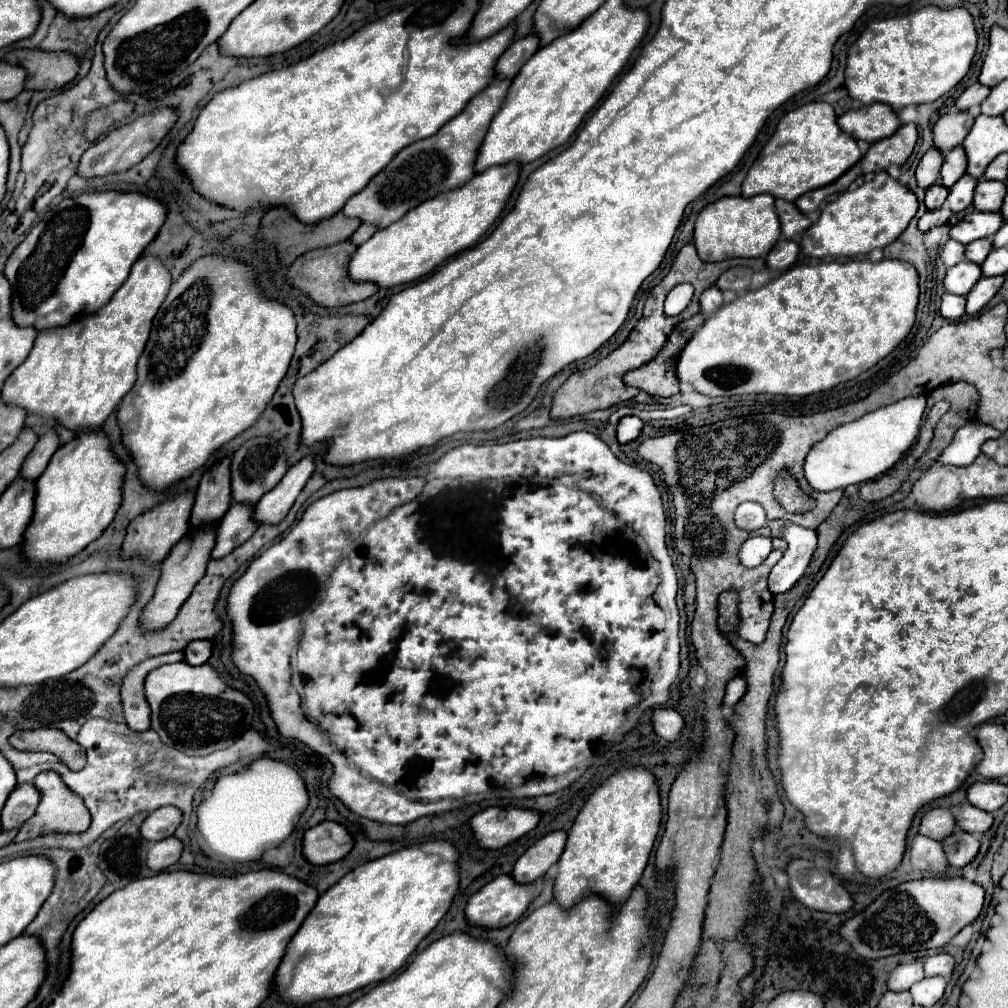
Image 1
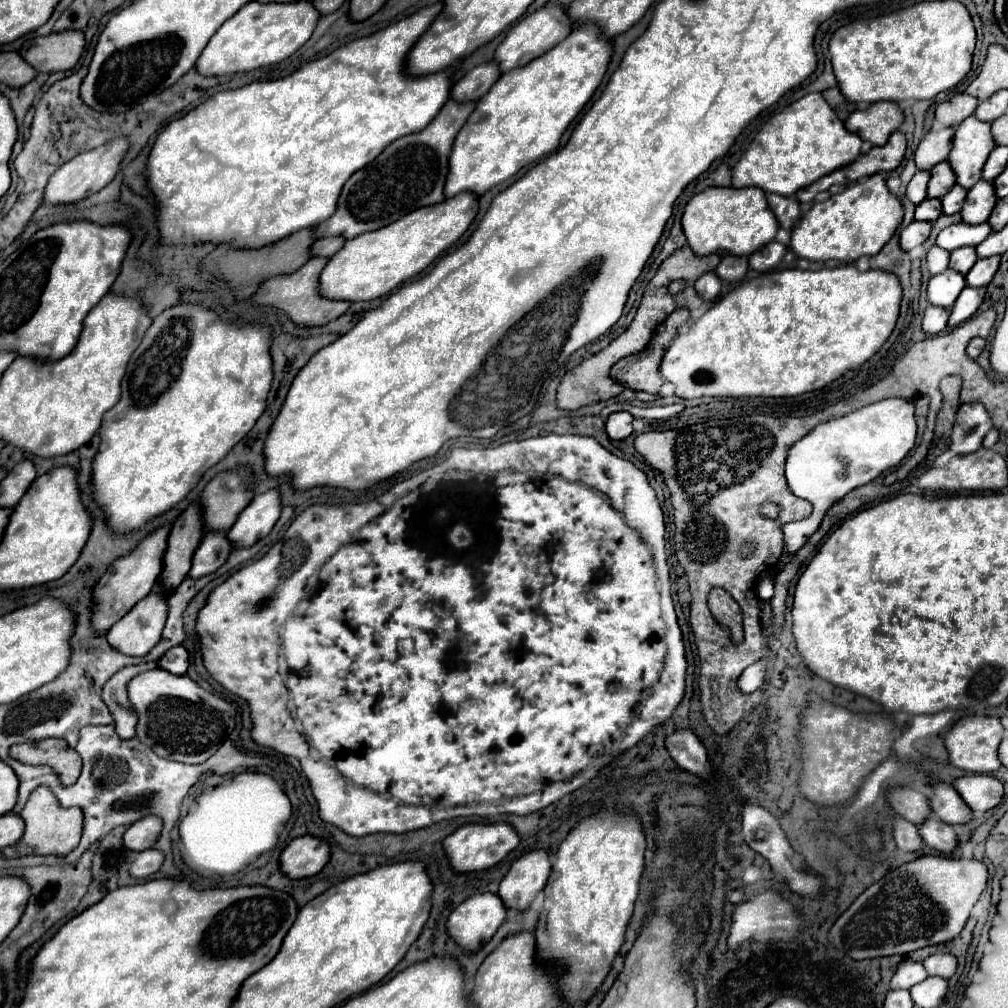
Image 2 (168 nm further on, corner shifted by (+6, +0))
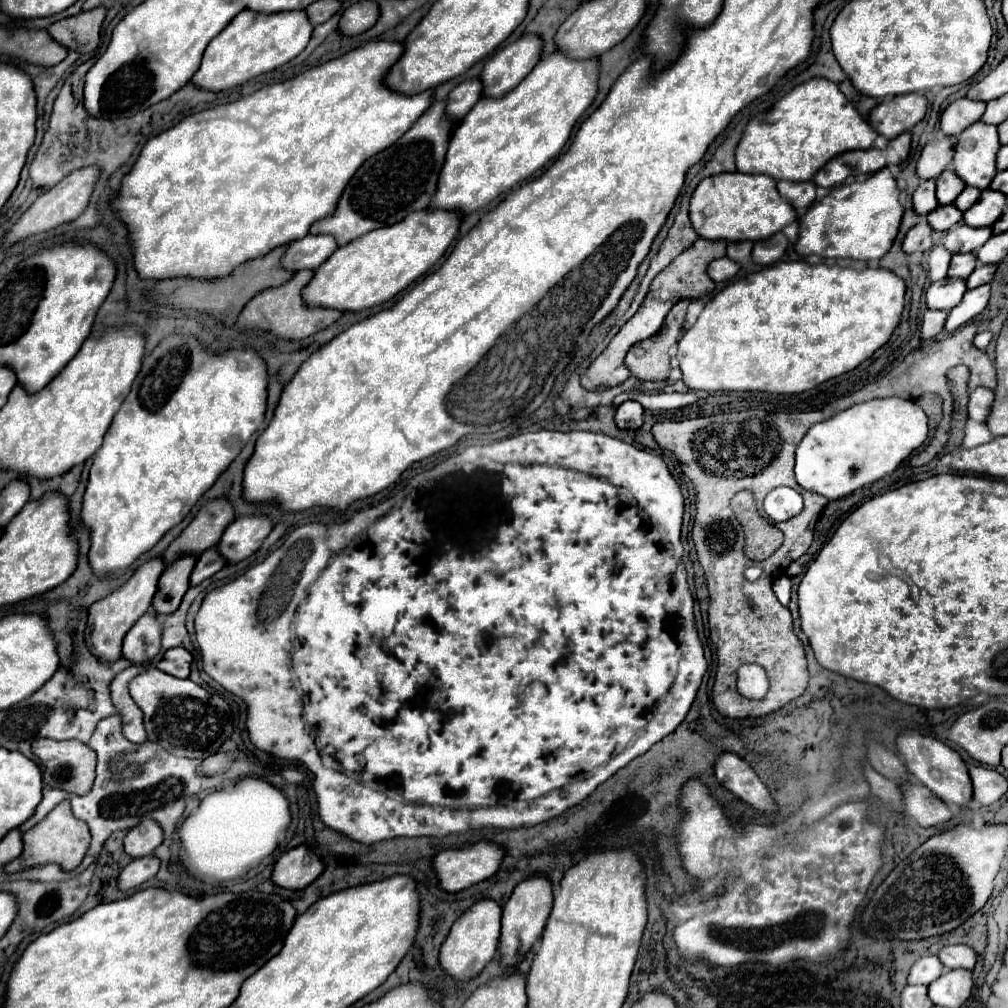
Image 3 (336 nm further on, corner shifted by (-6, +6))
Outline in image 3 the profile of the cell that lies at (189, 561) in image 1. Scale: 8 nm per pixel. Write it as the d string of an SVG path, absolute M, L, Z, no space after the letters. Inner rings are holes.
M149 610L123 640L123 658L135 666L149 666L161 648L161 624L159 618Z

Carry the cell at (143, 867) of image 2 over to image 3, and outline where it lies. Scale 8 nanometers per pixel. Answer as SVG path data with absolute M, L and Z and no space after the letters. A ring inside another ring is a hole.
M145 856L145 858L131 860L121 870L121 874L117 876L117 888L121 892L133 890L133 888L141 886L143 882L151 880L157 874L157 870L159 870L159 858L155 858L155 856Z

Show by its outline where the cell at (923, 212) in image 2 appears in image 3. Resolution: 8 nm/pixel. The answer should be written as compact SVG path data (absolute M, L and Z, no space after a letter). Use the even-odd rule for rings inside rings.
M949 204L949 206L939 206L931 214L927 214L927 222L935 232L947 232L957 222L961 222L961 216L963 214L953 204Z

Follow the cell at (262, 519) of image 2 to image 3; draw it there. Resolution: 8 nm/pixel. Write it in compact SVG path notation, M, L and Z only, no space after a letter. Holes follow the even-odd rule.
M267 516L237 518L223 532L223 538L217 544L217 550L227 560L227 564L237 564L249 558L255 550L259 550L261 542L269 536L271 530L273 530L273 524Z

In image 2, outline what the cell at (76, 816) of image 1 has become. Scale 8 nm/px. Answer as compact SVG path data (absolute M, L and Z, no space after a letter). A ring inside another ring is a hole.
M37 786L23 812L21 818L25 820L25 832L21 840L13 846L7 846L3 850L5 856L23 856L23 854L67 854L71 848L79 844L81 832L83 832L83 812L79 808L63 808L55 794L47 786Z

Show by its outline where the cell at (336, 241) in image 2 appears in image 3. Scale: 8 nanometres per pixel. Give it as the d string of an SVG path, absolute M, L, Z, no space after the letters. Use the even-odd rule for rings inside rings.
M307 234L305 238L293 240L293 242L287 244L287 250L285 250L283 258L281 258L281 266L285 270L291 270L291 272L315 270L335 250L337 250L337 242L329 234L323 234L323 236Z

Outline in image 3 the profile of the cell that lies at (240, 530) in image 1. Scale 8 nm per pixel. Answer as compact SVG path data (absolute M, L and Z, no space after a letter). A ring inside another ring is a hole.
M209 548L203 556L197 558L195 568L193 568L193 572L191 572L191 578L189 578L189 584L191 584L191 586L201 584L203 580L207 580L207 578L211 578L215 572L219 572L225 564L227 564L225 558L221 558L215 548Z

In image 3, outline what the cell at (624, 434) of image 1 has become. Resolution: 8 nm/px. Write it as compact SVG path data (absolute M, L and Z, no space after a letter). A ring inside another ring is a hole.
M623 402L619 408L617 408L617 414L615 414L615 422L619 428L627 428L627 430L637 430L641 428L643 420L643 406L639 402Z

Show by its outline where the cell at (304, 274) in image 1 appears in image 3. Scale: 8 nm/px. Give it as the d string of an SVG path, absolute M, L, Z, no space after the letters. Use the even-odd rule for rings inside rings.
M301 270L295 272L293 278L289 282L285 282L279 288L267 288L263 292L259 292L253 300L247 302L247 306L241 310L239 318L237 318L237 328L245 330L245 328L253 328L253 330L265 330L271 332L283 340L303 340L319 330L325 330L327 326L331 326L341 312L337 310L325 310L325 308L307 308L303 298L301 298L301 288L311 280L313 270Z

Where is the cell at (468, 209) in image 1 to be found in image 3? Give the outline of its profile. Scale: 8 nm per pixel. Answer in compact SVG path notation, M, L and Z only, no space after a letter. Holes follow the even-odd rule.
M421 210L409 214L395 226L373 230L371 234L337 248L303 288L303 302L313 308L333 308L341 312L359 312L389 302L443 256L457 234L461 220L463 218L457 212Z

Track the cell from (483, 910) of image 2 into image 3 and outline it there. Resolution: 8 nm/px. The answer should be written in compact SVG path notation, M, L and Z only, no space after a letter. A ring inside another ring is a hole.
M481 900L473 904L465 914L461 914L445 942L441 944L439 950L439 964L441 970L451 976L457 982L469 982L481 974L481 970L491 962L491 958L497 952L501 936L501 908L493 900Z

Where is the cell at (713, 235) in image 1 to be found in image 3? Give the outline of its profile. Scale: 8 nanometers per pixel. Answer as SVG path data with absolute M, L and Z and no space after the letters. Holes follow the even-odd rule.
M721 172L707 176L695 188L689 202L689 218L695 232L711 240L761 240L791 220L795 220L795 210L791 204L781 200L775 180L765 174L741 174L741 172Z

